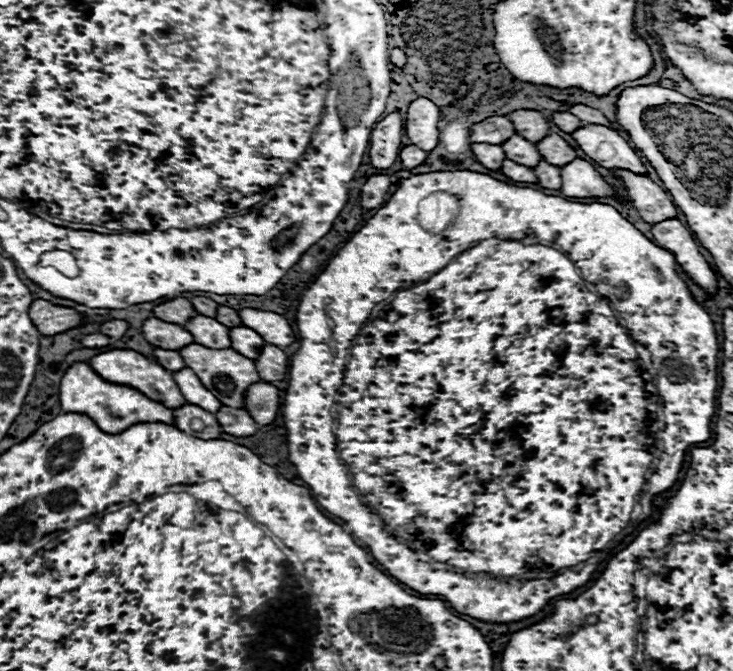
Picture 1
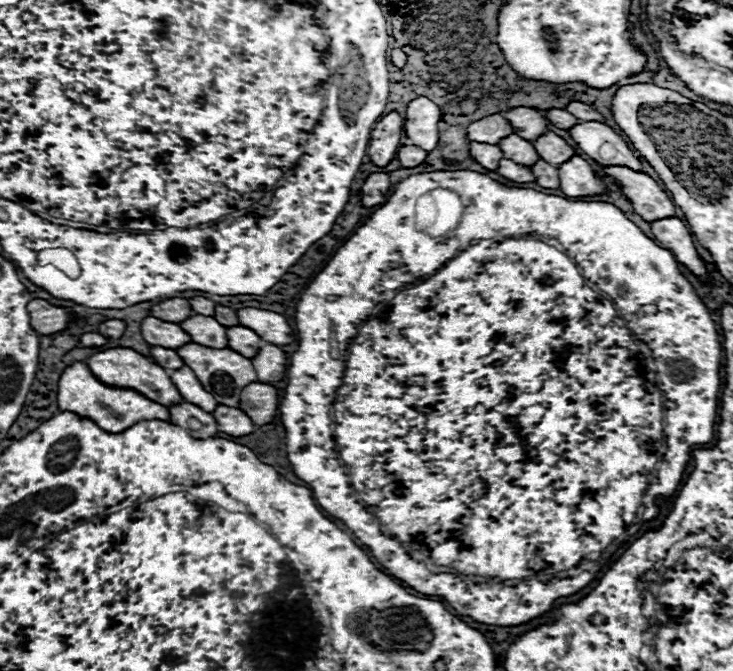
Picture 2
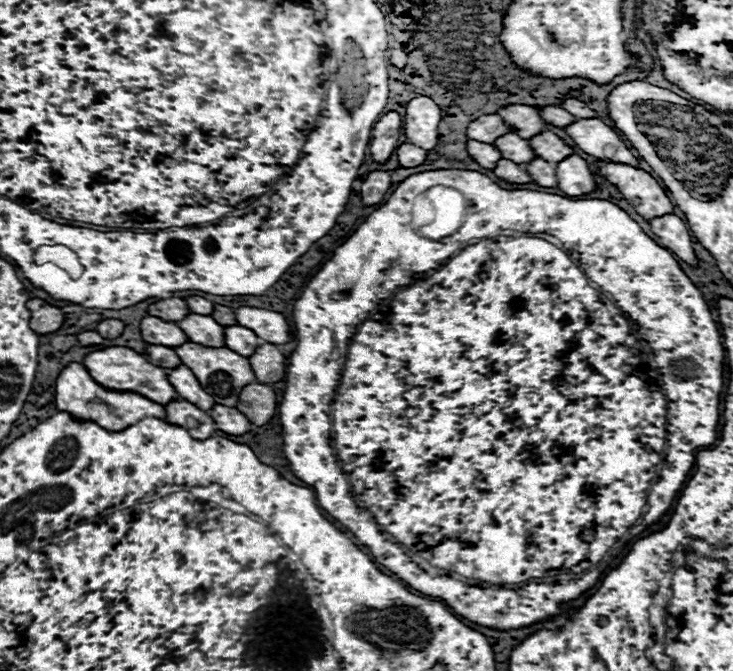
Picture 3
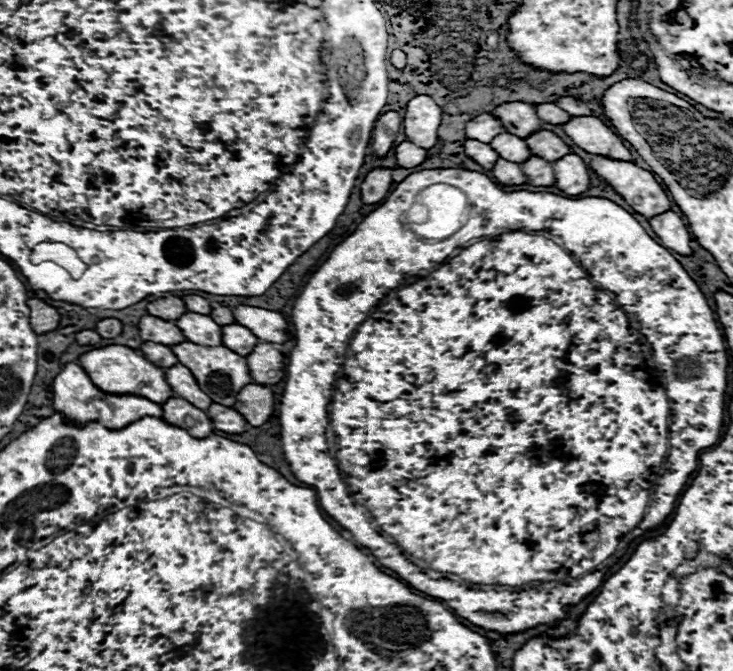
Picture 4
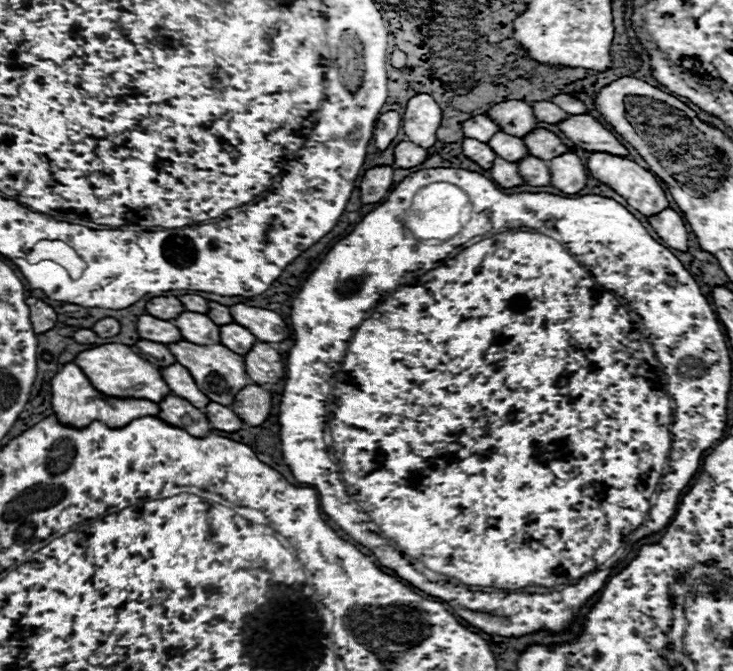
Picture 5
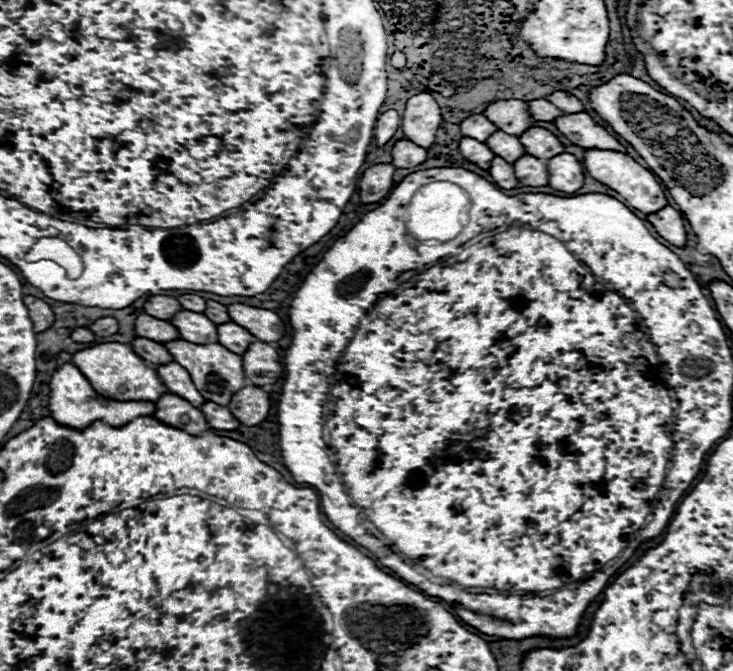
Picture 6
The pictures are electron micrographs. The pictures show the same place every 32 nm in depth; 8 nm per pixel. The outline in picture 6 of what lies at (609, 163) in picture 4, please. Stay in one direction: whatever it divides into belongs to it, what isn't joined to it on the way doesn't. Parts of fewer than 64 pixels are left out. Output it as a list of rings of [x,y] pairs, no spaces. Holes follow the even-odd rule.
[[[586,150],[586,158],[584,158],[584,166],[588,170],[588,174],[592,178],[596,178],[598,182],[610,186],[612,190],[616,190],[618,194],[622,194],[626,198],[626,202],[644,212],[644,214],[652,214],[652,212],[658,212],[662,210],[668,200],[666,200],[666,194],[658,182],[658,178],[642,168],[638,162],[634,162],[628,154],[620,154],[620,152],[602,152],[602,150]]]

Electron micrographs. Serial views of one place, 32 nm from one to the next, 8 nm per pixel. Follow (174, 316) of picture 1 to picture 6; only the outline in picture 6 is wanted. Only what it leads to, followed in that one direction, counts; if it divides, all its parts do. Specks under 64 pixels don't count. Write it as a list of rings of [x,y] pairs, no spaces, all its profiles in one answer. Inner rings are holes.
[[[152,296],[146,304],[144,304],[144,312],[160,318],[160,320],[170,320],[174,314],[178,314],[182,310],[180,302],[172,296]]]

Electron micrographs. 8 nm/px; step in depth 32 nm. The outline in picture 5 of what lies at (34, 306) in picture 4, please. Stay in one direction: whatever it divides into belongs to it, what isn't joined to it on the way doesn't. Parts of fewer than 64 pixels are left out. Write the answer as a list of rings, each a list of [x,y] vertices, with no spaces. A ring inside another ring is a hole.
[[[26,298],[26,304],[30,308],[30,322],[32,322],[34,332],[42,334],[42,332],[48,332],[56,326],[58,314],[52,306],[48,306],[46,302],[42,302],[38,298]]]

